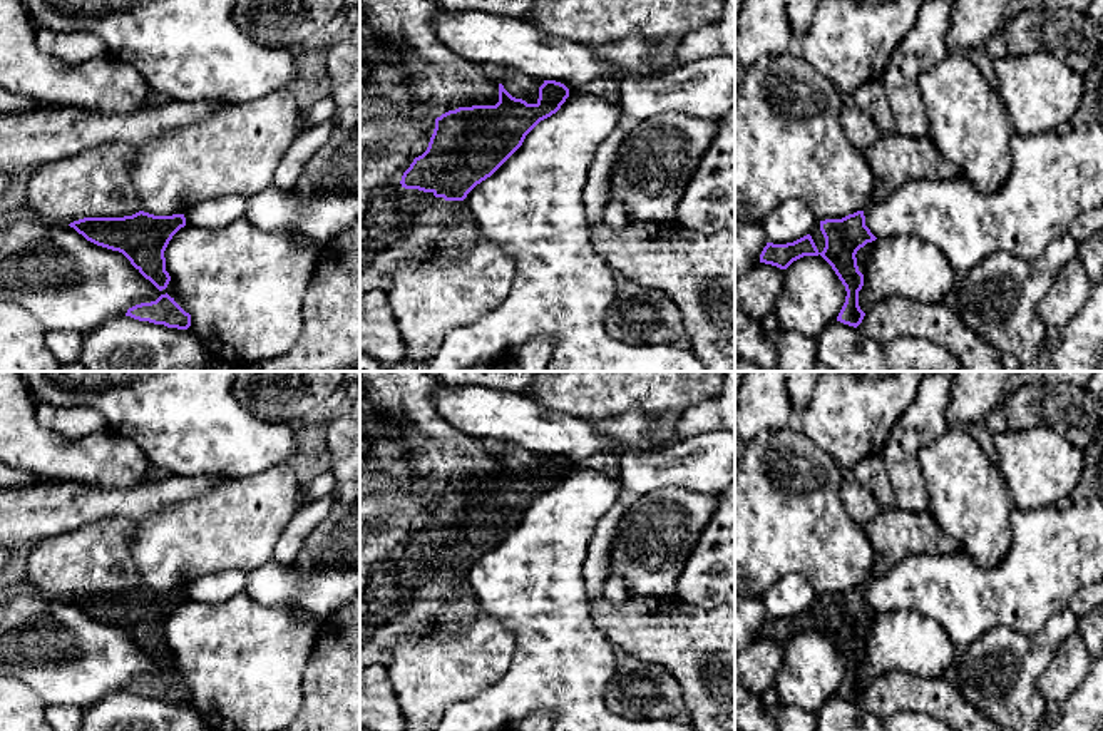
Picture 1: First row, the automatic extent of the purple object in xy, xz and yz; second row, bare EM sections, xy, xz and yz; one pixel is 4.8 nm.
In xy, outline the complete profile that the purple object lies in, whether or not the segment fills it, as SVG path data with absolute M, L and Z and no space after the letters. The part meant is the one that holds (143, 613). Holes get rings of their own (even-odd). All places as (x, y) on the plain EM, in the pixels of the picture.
M139 585L124 592L84 592L69 601L87 616L122 627L146 654L162 666L171 656L164 626L172 611L186 601L186 592Z

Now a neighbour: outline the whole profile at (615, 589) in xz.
M619 572L609 574L603 587L603 596L616 606L621 606L626 602L629 594L626 590L623 574Z

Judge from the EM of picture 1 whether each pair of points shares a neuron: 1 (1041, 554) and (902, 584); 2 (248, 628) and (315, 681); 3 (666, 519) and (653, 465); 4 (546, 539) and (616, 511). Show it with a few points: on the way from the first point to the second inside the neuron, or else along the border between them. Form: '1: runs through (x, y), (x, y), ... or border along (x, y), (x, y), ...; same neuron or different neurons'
1: runs through (1006, 582), (938, 582); same neuron
2: border along (318, 636), (305, 669), (303, 703), (298, 711); different neurons
3: border along (698, 492), (660, 487), (636, 495); different neurons
4: border along (620, 490), (615, 504), (596, 524), (588, 552); different neurons

